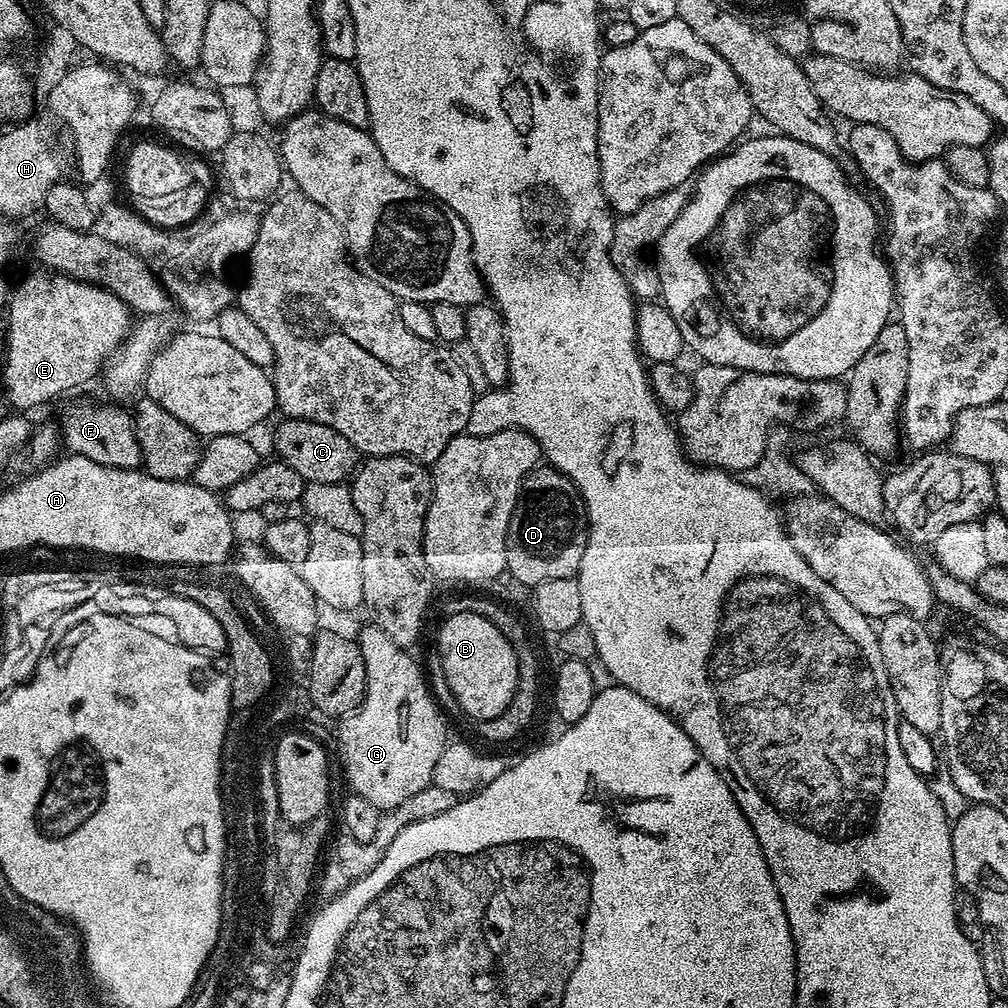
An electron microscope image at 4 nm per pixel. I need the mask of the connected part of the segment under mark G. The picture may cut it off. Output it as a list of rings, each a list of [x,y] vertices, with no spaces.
[[[364,626],[358,637],[362,650],[362,662],[366,666],[366,690],[364,700],[354,712],[339,721],[340,724],[340,760],[344,763],[344,772],[348,775],[351,791],[366,798],[374,807],[391,810],[402,806],[406,798],[426,790],[430,782],[432,764],[440,756],[440,744],[444,744],[444,728],[440,728],[440,716],[432,704],[434,697],[426,672],[411,655],[411,651],[399,648],[382,629]]]

